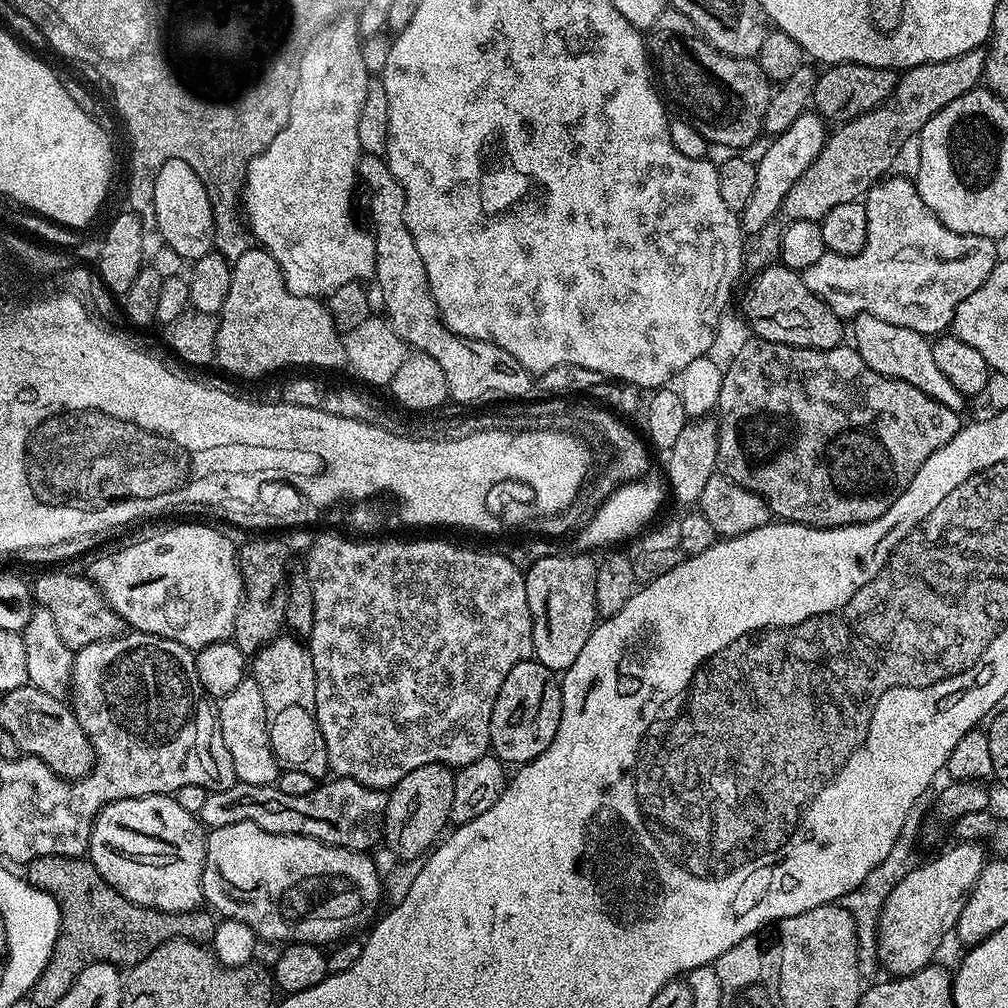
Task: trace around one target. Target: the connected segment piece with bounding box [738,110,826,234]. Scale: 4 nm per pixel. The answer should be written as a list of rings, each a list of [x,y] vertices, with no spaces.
[[[809,110],[796,119],[794,126],[790,126],[790,130],[786,130],[768,144],[766,154],[763,155],[761,161],[755,164],[754,194],[751,196],[750,202],[746,202],[746,206],[738,214],[740,226],[745,233],[758,234],[771,220],[775,220],[776,215],[780,213],[782,202],[786,198],[786,194],[790,194],[790,188],[794,186],[794,182],[798,182],[798,178],[802,178],[802,174],[806,174],[810,162],[814,162],[814,158],[818,158],[826,139],[824,127],[826,127],[824,117],[815,110]]]

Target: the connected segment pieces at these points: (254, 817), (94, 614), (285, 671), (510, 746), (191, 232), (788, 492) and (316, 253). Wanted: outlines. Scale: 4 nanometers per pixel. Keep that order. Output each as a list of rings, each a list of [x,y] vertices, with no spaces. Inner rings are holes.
[[[339,778],[317,783],[310,794],[282,794],[280,788],[271,784],[254,786],[237,782],[221,792],[209,792],[198,819],[208,830],[234,826],[234,822],[254,822],[254,826],[262,826],[262,830],[274,834],[309,836],[323,844],[367,853],[372,850],[368,848],[381,843],[388,795],[387,791]]]
[[[58,570],[41,571],[44,573],[36,581],[31,581],[30,592],[39,607],[50,610],[58,638],[62,638],[66,647],[73,650],[85,648],[94,642],[106,642],[124,635],[126,625],[123,618],[104,601],[104,595],[87,575],[54,571]]]
[[[281,634],[275,640],[267,641],[263,646],[265,648],[253,660],[251,657],[250,676],[258,682],[259,688],[262,689],[262,702],[266,702],[266,726],[272,753],[285,769],[302,770],[302,774],[310,774],[313,778],[327,777],[330,772],[328,755],[316,721],[316,675],[312,655],[292,634]]]
[[[534,658],[523,660],[507,674],[495,699],[489,747],[501,763],[528,764],[553,741],[560,721],[561,690],[557,675]]]
[[[170,158],[160,167],[154,178],[154,209],[158,218],[157,230],[161,232],[166,247],[174,250],[174,254],[178,254],[186,262],[194,262],[207,252],[213,251],[215,220],[211,198],[208,196],[206,186],[202,184],[202,178],[198,178],[190,162],[182,162],[182,158]]]
[[[748,338],[723,371],[721,393],[715,409],[720,426],[716,459],[719,475],[734,481],[746,490],[757,492],[768,503],[769,513],[789,524],[809,524],[812,528],[841,528],[882,518],[882,514],[886,514],[886,510],[890,510],[890,506],[894,506],[897,498],[908,489],[914,474],[918,474],[922,462],[926,462],[926,458],[930,458],[934,450],[946,446],[946,442],[950,442],[950,438],[954,438],[954,434],[958,434],[962,427],[960,412],[950,410],[950,406],[942,406],[942,402],[934,402],[934,398],[910,386],[910,382],[895,380],[878,374],[878,370],[870,370],[870,366],[862,362],[862,358],[852,346],[826,349],[792,348],[788,344]]]
[[[345,14],[327,24],[314,39],[308,44],[308,48],[300,58],[300,69],[298,70],[298,82],[294,86],[294,94],[290,102],[290,114],[286,126],[278,130],[278,134],[266,146],[264,152],[258,155],[248,164],[248,171],[244,173],[244,187],[242,191],[242,216],[246,221],[247,231],[251,239],[257,245],[266,249],[278,262],[278,266],[284,275],[286,286],[294,294],[299,296],[315,296],[317,298],[327,298],[331,296],[338,286],[346,286],[346,282],[368,282],[373,279],[376,271],[375,264],[375,238],[373,233],[367,227],[359,228],[356,225],[356,216],[352,213],[352,191],[358,185],[358,173],[360,171],[361,150],[358,142],[358,114],[362,112],[362,102],[366,98],[366,90],[370,73],[366,70],[366,62],[362,62],[360,46],[362,37],[360,27],[356,25],[356,17],[352,14]]]

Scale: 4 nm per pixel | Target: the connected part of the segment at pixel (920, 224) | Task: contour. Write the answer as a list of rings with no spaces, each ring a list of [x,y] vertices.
[[[892,179],[881,180],[866,193],[866,246],[853,256],[839,256],[836,252],[825,251],[824,256],[814,262],[814,266],[804,268],[802,275],[806,286],[818,298],[822,298],[822,302],[826,302],[836,316],[851,318],[863,312],[874,314],[874,318],[882,318],[882,322],[906,326],[906,330],[914,330],[921,336],[932,338],[951,325],[958,302],[970,298],[970,294],[974,294],[974,290],[978,290],[978,286],[990,278],[990,270],[994,270],[997,262],[997,241],[950,230],[926,206],[926,202],[922,202],[911,179]]]

